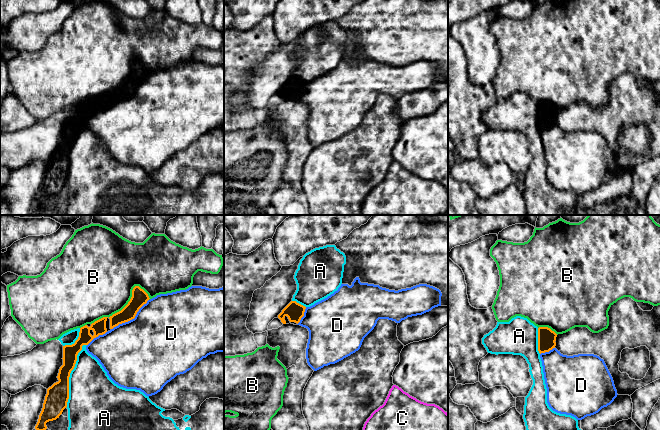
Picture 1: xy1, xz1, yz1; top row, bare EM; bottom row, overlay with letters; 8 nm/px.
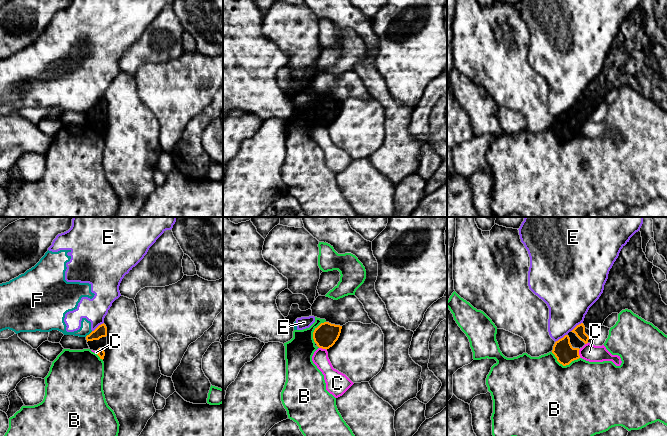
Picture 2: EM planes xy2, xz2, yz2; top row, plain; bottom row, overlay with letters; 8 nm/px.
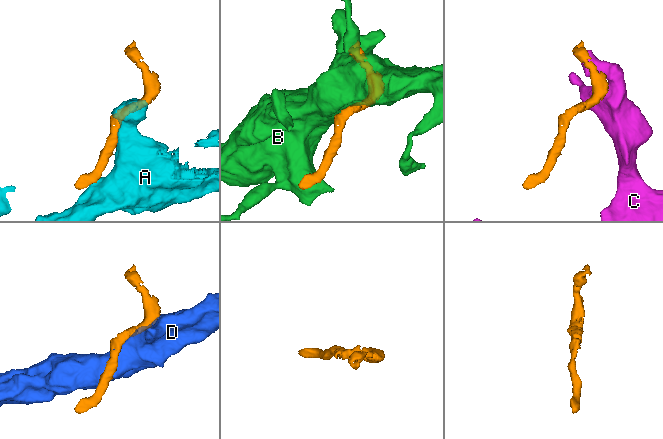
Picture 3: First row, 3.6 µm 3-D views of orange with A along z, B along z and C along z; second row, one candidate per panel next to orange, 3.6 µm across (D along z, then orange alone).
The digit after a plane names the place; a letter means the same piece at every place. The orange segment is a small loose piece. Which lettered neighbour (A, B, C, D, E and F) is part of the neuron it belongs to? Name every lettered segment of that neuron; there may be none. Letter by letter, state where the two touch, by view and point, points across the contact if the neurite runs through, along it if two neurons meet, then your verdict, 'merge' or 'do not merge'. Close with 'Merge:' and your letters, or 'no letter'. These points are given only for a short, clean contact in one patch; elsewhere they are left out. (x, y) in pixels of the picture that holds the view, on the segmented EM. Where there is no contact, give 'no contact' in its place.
A: xy1 (69, 374) | do not merge
B: xy1 (131, 297) | do not merge
C: yz2 (578, 353) | along yz2 (580, 349), (579, 357) | do not merge
D: xy1 (131, 319) | do not merge
E: xy2 (98, 326) | along xy2 (103, 322), (92, 331) | do not merge
F: xy2 (89, 334) | along xy2 (92, 331), (85, 336) | do not merge
Merge: no letter

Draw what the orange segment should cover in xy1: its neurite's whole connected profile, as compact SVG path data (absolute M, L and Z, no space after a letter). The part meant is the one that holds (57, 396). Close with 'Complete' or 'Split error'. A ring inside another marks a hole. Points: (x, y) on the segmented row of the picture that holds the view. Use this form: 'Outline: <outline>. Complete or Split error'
Outline: M103 317L90 327L87 325L80 328L79 337L72 345L63 346L63 365L59 369L58 382L47 389L47 394L43 403L42 411L39 415L36 430L46 430L46 423L56 420L67 407L69 399L69 377L74 369L77 355L82 350L83 345L88 345L94 338L107 332L106 321L108 317Z. Complete

